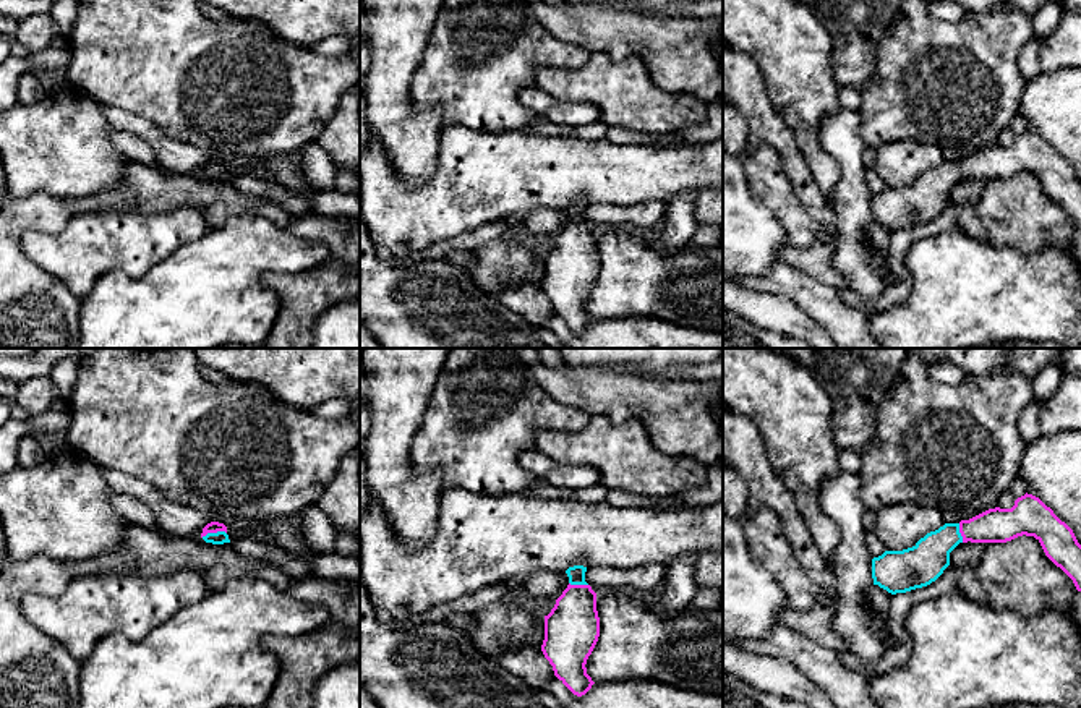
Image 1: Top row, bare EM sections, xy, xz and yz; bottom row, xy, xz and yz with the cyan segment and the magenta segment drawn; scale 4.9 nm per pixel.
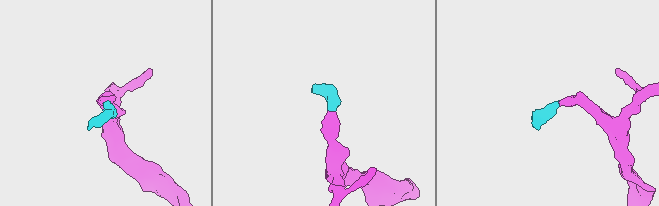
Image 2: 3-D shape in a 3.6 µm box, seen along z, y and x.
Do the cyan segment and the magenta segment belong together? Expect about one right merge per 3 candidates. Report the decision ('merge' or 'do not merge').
merge

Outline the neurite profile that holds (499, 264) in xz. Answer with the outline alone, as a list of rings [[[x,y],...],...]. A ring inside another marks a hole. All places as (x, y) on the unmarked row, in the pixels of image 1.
[[[514,235],[509,241],[494,240],[475,251],[475,264],[467,269],[475,285],[493,296],[522,284],[541,285],[545,254],[530,241]]]

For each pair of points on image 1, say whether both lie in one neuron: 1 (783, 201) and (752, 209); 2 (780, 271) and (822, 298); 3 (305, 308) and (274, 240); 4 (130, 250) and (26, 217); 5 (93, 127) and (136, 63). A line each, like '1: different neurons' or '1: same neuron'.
1: different neurons
2: same neuron
3: different neurons
4: different neurons
5: different neurons

